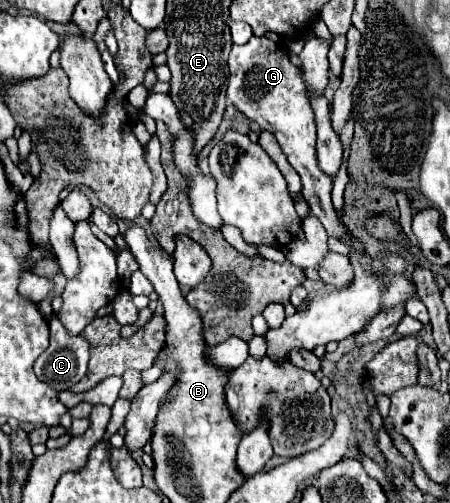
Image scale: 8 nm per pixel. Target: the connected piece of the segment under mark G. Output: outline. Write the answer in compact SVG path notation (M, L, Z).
M253 36L247 44L233 44L229 52L229 86L227 98L243 112L249 120L255 120L261 128L271 132L281 144L289 164L297 170L303 184L303 198L311 212L323 222L329 236L343 236L341 220L331 204L331 178L317 168L315 160L315 122L309 102L305 100L305 84L299 68L291 64L285 48L269 38Z

